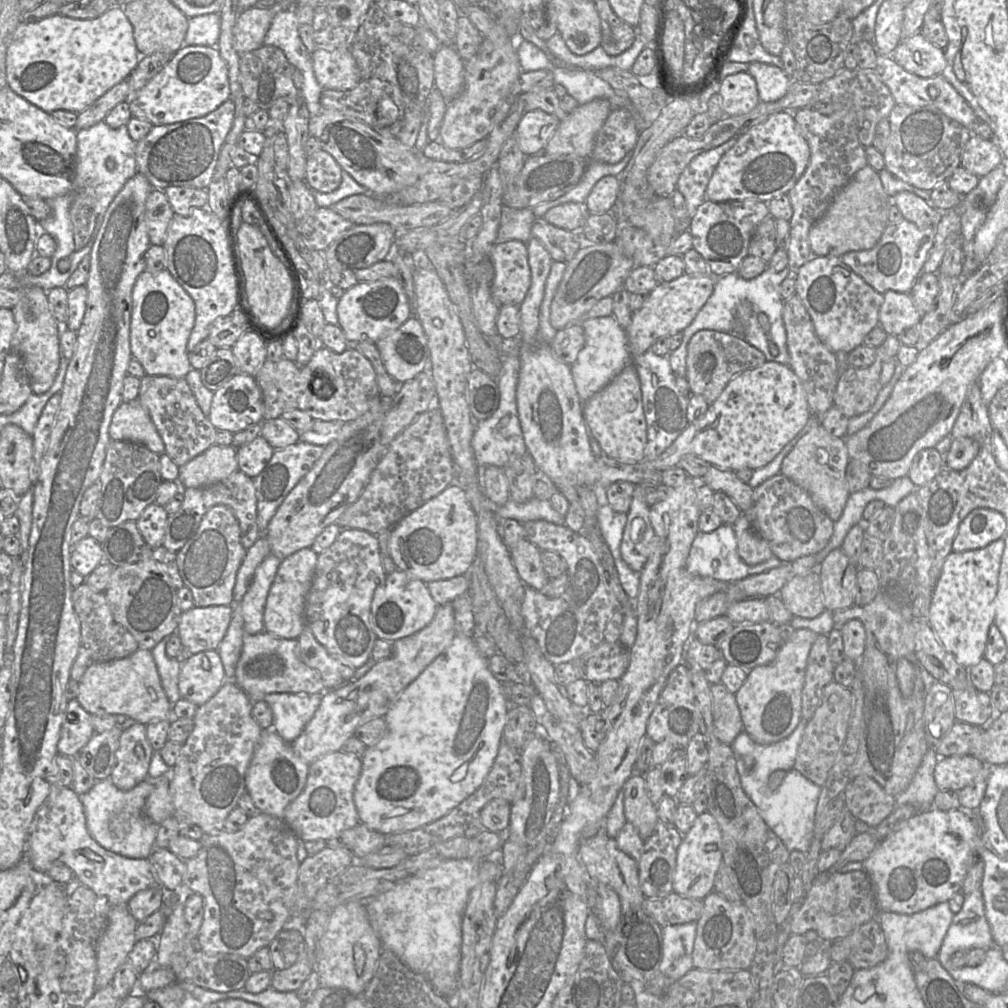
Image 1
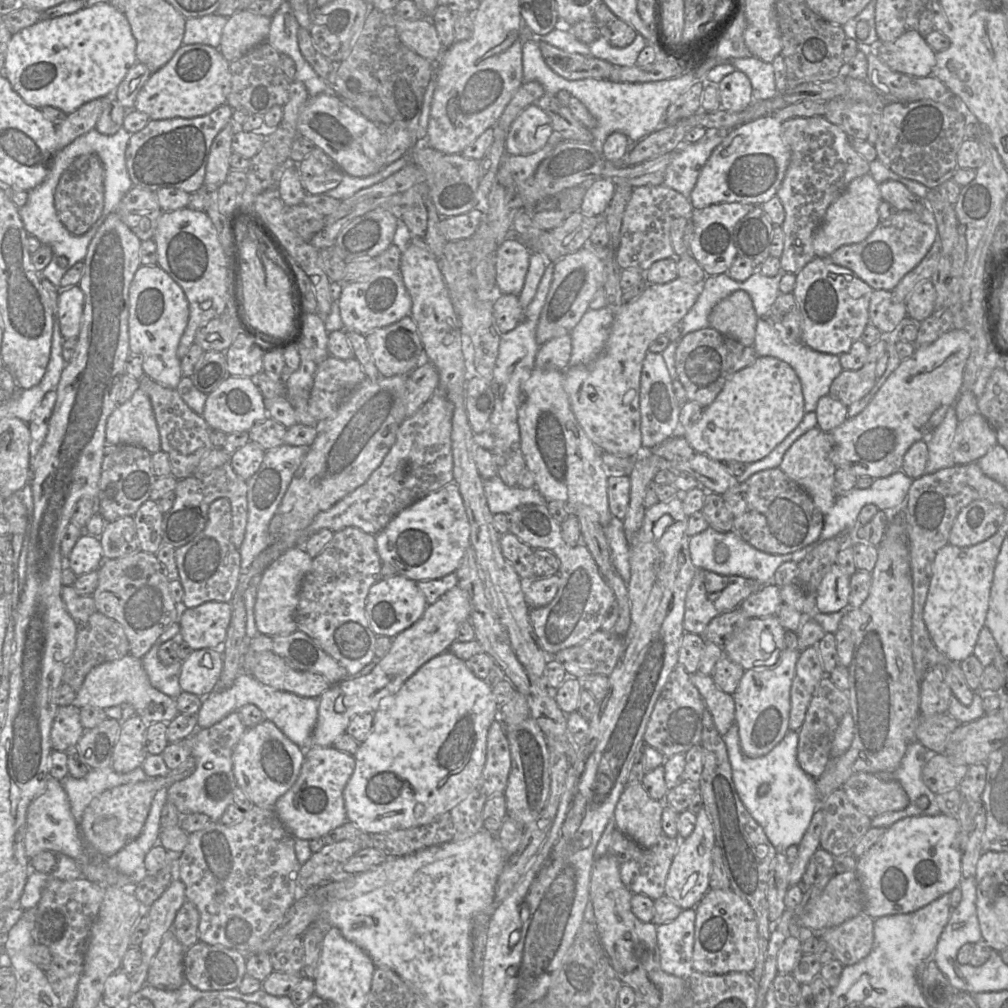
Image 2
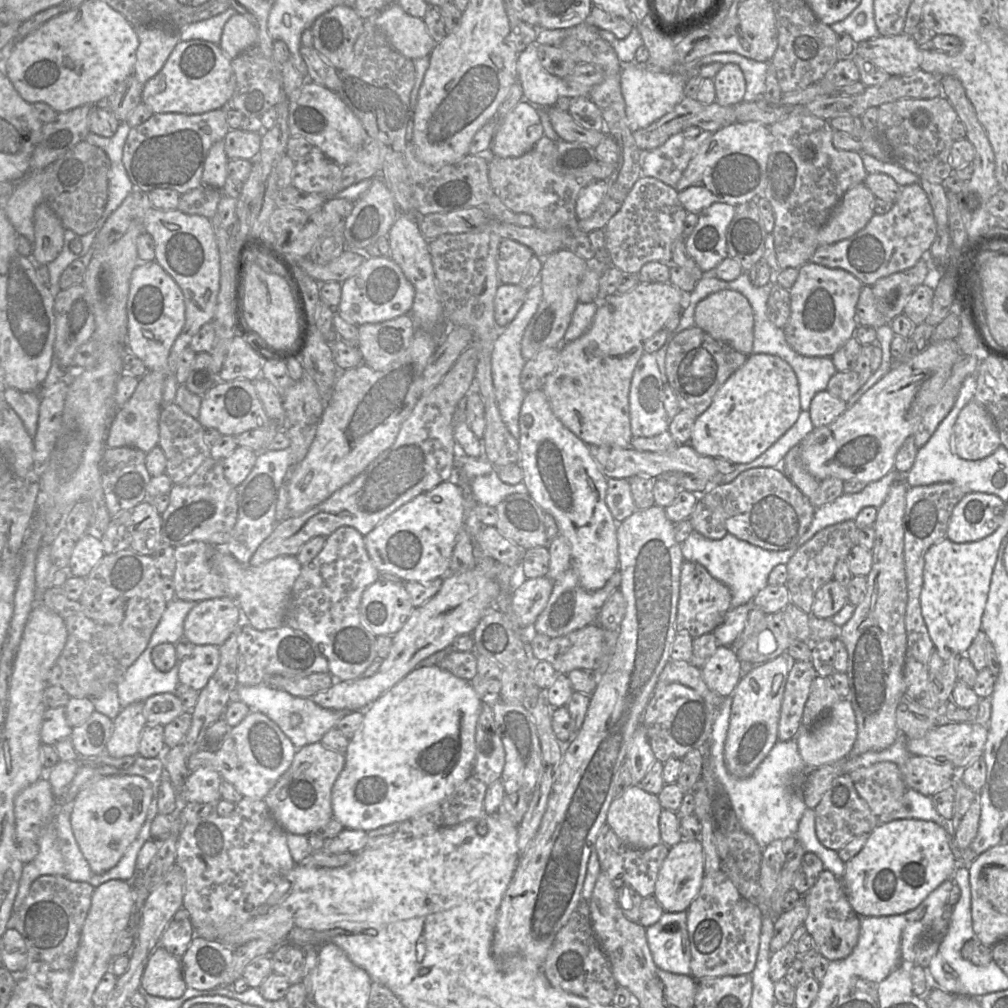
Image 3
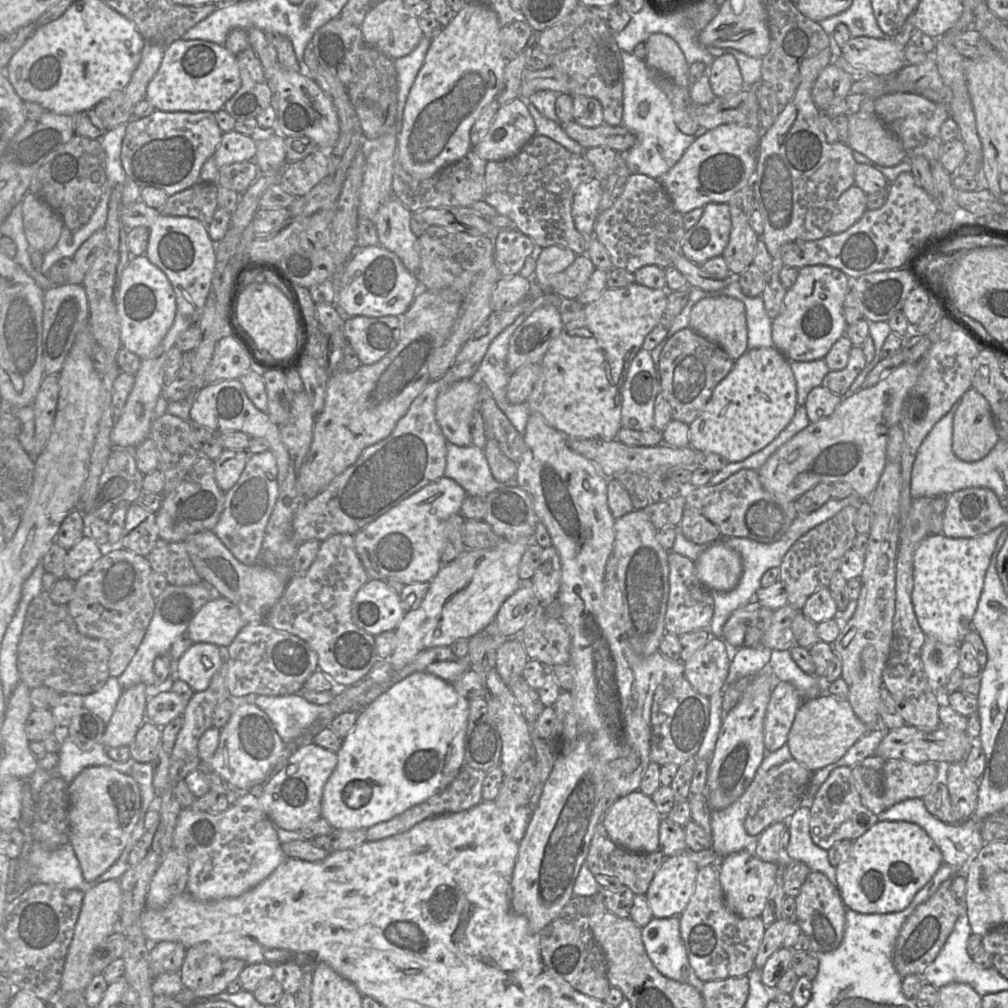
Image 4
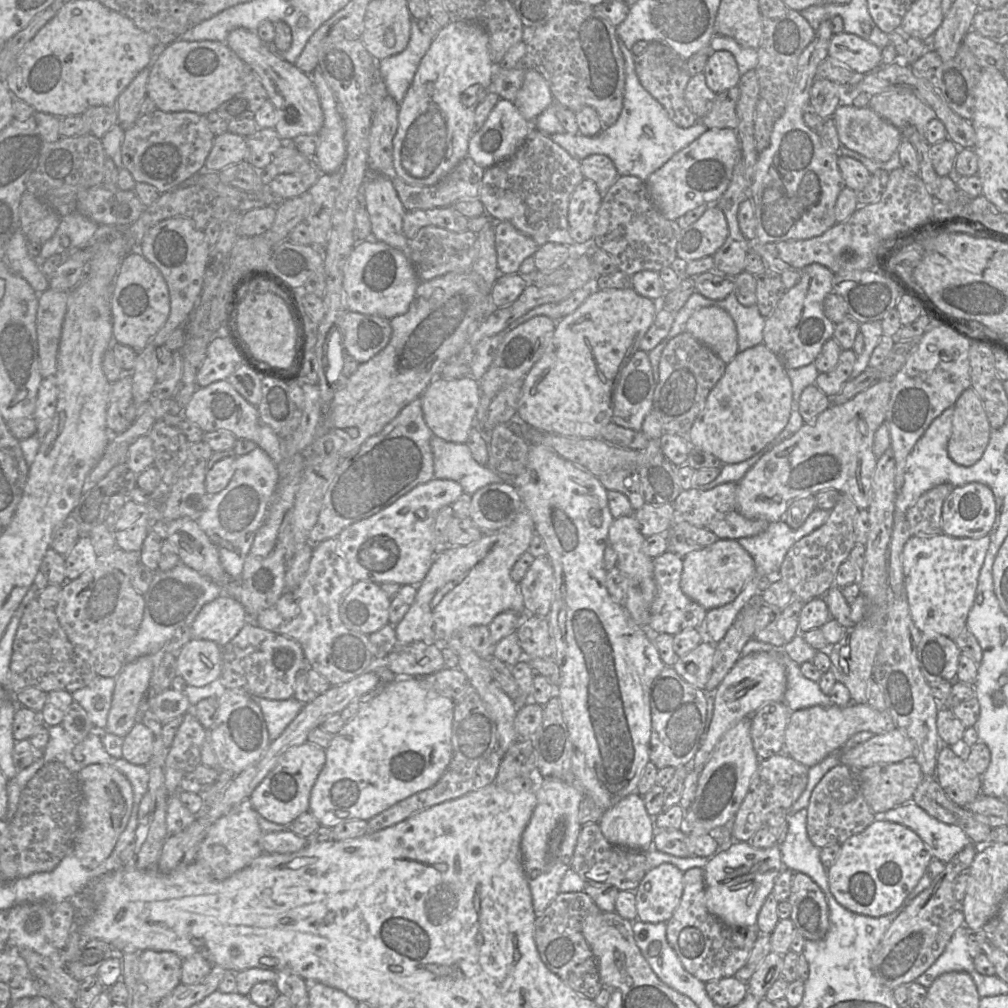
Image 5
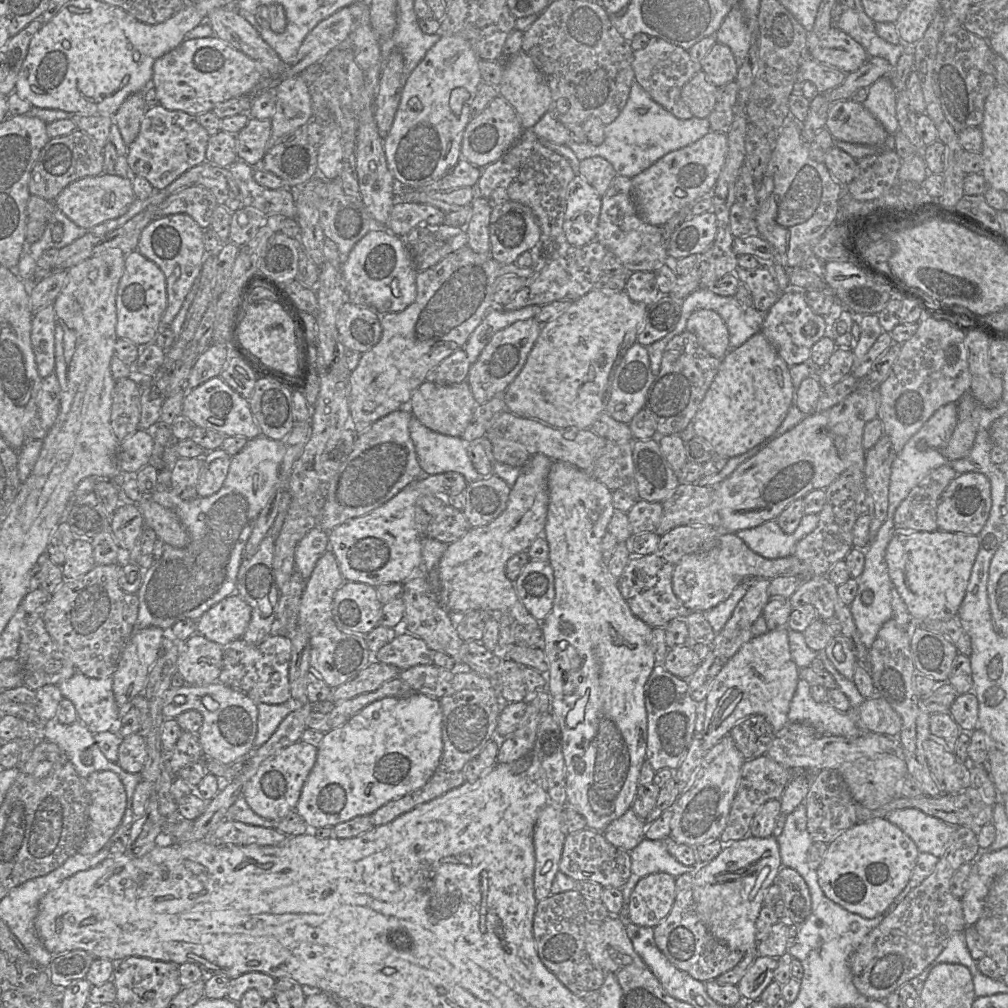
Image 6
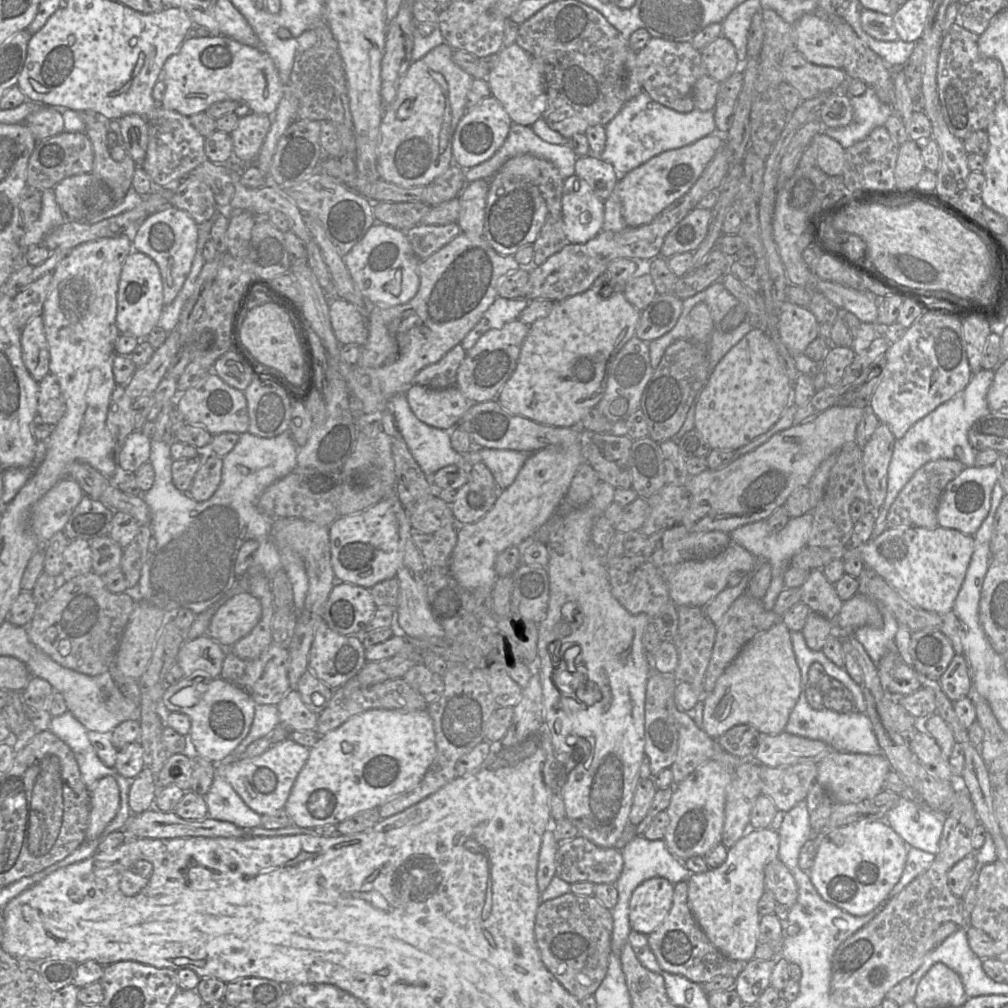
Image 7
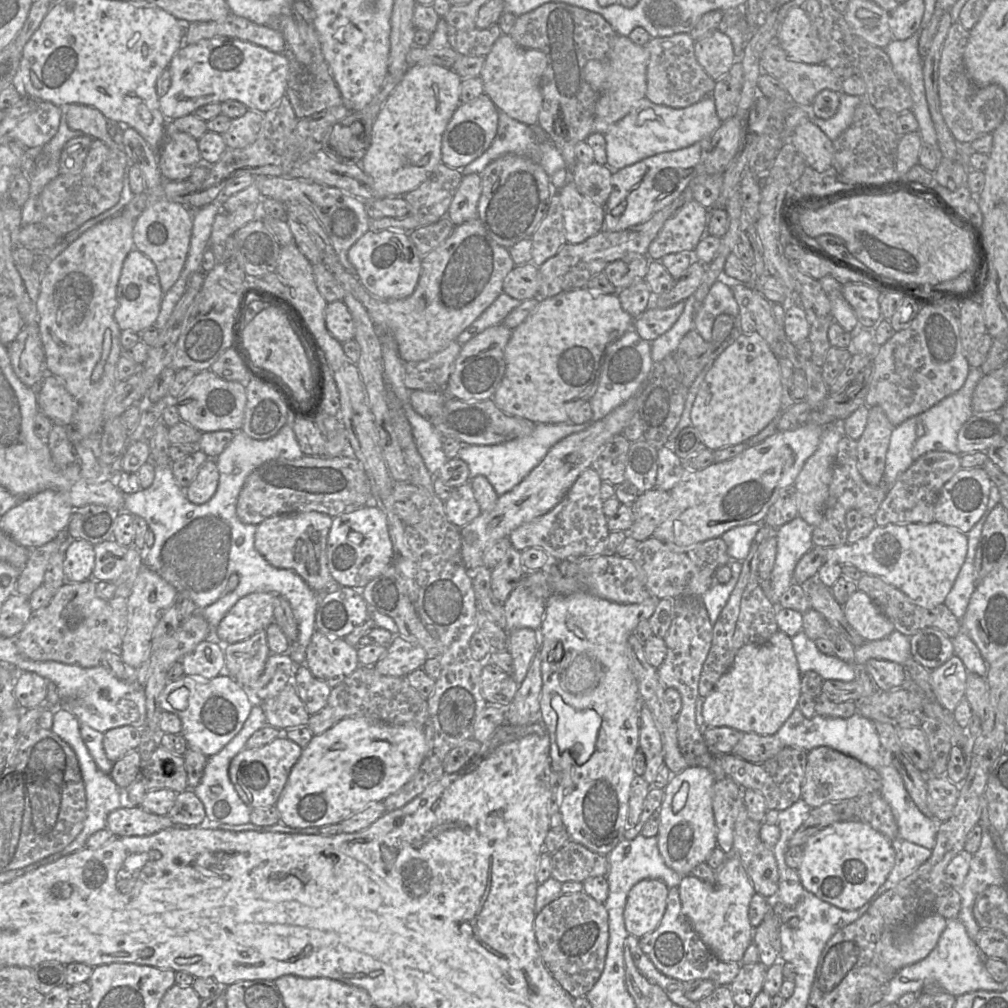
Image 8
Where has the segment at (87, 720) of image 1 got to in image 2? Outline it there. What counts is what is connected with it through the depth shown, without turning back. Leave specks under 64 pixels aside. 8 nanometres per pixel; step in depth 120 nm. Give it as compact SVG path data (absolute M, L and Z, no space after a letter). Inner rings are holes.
M74 704L59 707L50 732L53 750L64 752L70 746L77 745L84 731L80 721L80 708Z

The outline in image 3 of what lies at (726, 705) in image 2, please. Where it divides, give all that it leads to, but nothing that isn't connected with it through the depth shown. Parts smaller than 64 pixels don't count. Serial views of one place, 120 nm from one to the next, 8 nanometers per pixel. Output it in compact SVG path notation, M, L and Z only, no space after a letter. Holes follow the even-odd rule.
M670 660L661 672L656 687L673 682L692 688L715 709L718 709L723 702L724 697L710 690L704 682L701 668L689 662Z

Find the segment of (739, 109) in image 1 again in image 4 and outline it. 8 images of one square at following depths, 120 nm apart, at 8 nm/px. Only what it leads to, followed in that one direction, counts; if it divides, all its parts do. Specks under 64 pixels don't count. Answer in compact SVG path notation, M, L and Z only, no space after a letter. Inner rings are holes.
M730 53L715 57L711 66L706 67L704 74L708 75L715 97L733 95L744 88L738 63Z

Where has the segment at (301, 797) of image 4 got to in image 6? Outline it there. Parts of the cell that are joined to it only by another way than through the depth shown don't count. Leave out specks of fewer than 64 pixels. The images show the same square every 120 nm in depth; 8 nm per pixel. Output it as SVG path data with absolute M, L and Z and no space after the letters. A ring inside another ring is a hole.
M300 740L267 758L244 787L243 797L250 808L270 821L278 821L296 811L302 788L316 763L317 752L316 747Z

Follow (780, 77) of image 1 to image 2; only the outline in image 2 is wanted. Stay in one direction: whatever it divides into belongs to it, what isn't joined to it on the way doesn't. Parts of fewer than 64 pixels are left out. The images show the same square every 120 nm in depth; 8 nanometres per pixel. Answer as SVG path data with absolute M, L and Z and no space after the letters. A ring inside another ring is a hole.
M754 56L733 60L713 60L713 67L720 64L731 64L749 78L753 101L771 99L777 95L772 63L764 62Z

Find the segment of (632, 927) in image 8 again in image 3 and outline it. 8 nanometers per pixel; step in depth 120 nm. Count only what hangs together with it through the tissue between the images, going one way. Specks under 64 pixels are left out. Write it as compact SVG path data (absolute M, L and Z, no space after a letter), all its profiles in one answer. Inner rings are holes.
M682 839L669 849L658 873L654 897L665 912L687 911L701 889L704 876L704 854L701 842Z

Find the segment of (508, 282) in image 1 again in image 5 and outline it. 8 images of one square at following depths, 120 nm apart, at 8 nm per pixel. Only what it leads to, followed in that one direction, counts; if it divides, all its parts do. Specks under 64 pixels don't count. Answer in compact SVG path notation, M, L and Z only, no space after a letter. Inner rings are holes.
M507 221L495 222L494 234L500 274L518 273L524 259L533 256L539 247L531 237Z

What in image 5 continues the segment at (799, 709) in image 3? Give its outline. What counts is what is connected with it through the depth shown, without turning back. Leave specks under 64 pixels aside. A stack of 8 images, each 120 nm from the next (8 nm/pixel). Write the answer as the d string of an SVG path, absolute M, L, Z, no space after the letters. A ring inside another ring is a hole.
M782 700L768 702L750 716L750 735L760 760L783 752L785 729L792 712Z

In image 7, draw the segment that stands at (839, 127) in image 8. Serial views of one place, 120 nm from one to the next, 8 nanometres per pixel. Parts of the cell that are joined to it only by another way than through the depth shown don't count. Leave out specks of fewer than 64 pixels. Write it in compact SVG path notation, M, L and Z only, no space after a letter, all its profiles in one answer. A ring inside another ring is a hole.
M868 86L864 94L851 96L853 108L852 122L844 127L825 127L823 132L836 140L845 149L866 138L878 126L884 126L893 114L893 107L881 102L875 90Z

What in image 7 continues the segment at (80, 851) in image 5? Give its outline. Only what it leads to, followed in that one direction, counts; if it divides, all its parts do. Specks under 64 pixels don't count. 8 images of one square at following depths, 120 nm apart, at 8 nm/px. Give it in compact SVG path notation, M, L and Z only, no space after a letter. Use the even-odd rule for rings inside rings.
M105 776L97 781L90 791L90 823L86 840L92 841L103 832L117 815L120 807L120 790L112 776Z

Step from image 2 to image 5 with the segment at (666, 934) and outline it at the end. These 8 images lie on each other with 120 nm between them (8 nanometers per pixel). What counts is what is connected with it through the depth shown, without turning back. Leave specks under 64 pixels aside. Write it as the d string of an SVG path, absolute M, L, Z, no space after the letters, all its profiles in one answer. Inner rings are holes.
M632 922L636 944L661 981L688 996L696 1005L705 997L709 997L704 982L704 987L686 986L687 977L691 974L684 969L674 949L669 945L665 922Z

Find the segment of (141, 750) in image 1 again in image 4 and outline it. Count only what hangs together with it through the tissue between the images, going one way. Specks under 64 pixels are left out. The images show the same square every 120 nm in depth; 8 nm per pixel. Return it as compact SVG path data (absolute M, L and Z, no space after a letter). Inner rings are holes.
M144 683L124 690L110 721L106 724L102 743L105 747L129 746L146 720L146 704L151 688Z

